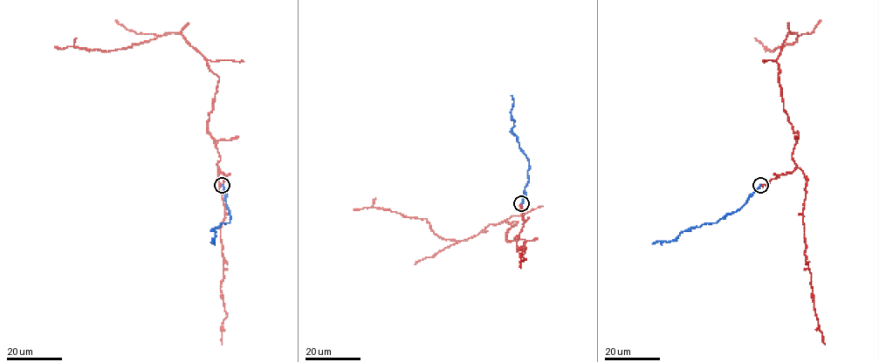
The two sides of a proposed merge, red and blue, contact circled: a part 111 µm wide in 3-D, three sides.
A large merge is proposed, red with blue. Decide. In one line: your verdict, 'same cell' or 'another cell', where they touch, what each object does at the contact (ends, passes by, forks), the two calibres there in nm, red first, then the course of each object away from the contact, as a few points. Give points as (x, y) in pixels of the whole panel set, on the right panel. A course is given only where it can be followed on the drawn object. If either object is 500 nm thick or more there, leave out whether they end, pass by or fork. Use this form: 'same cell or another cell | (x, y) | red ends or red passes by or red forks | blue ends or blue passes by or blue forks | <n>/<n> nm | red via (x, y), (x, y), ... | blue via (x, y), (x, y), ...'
same cell | (760, 185) | red ends | blue ends | 240/240 nm | red via (760, 184), (796, 167), (798, 133), (784, 109), (777, 60), (789, 32), (797, 36), (773, 51), (766, 45) | blue via (760, 184), (739, 208), (717, 222), (704, 223), (682, 232), (672, 241), (658, 241), (652, 244)

